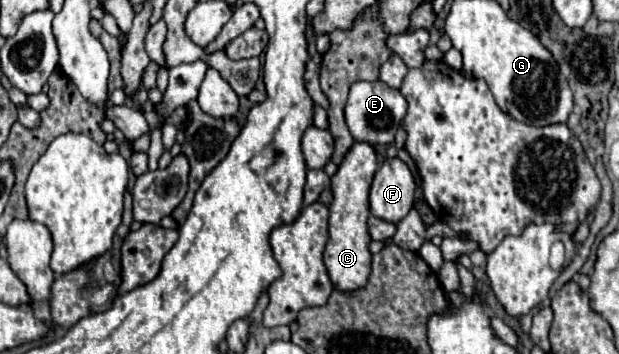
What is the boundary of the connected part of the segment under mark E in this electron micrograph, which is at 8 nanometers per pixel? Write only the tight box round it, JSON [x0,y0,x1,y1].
[344,80,406,146]

